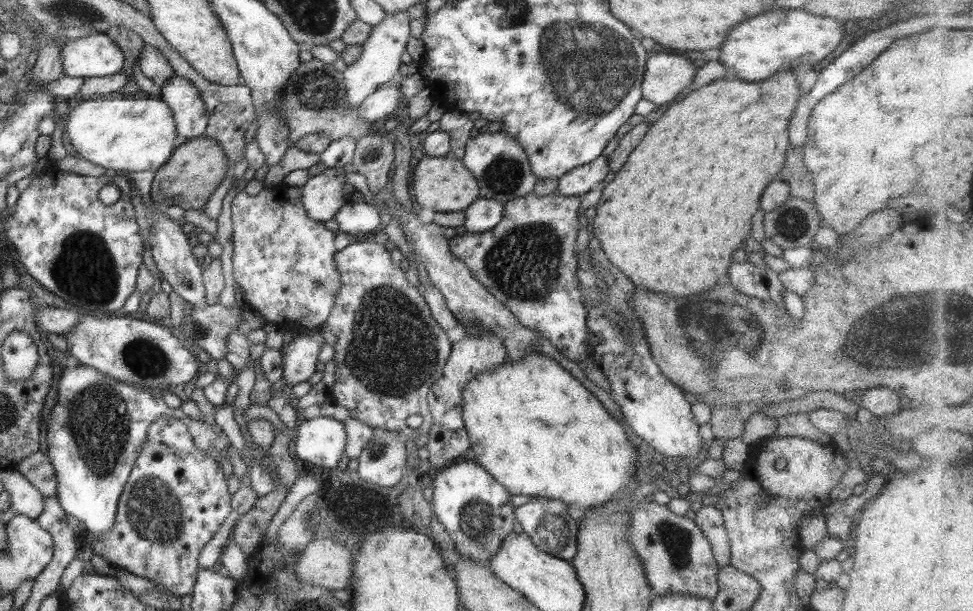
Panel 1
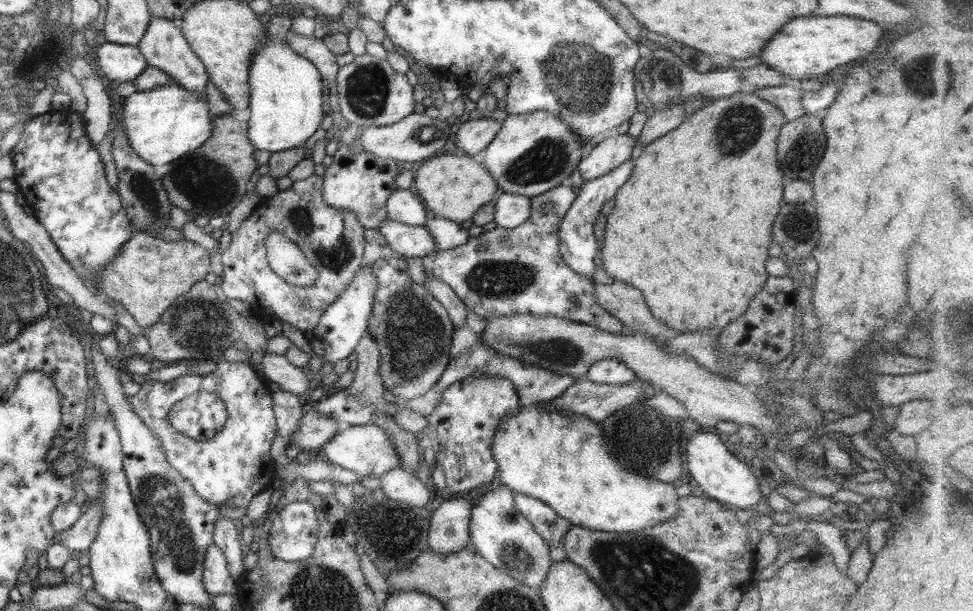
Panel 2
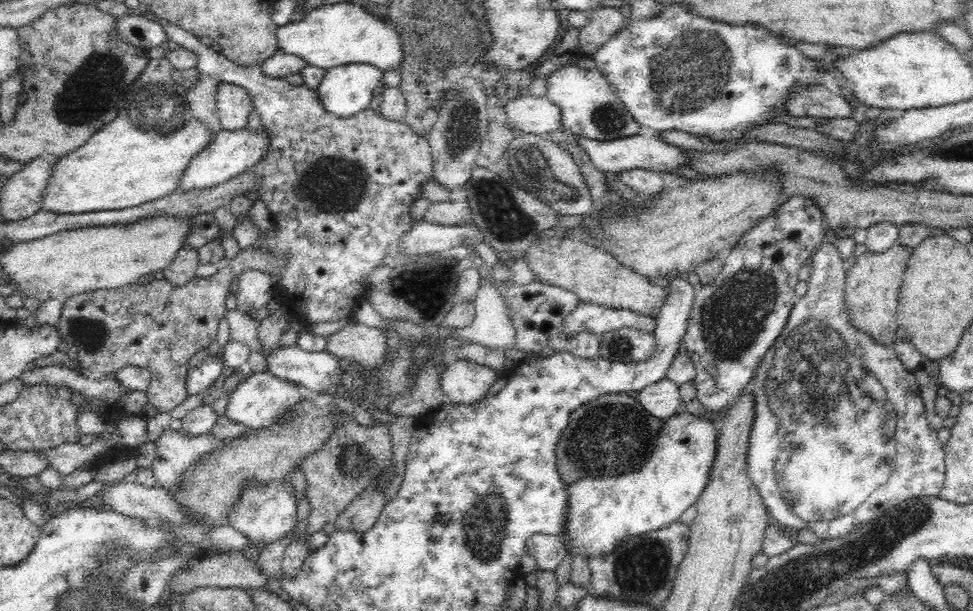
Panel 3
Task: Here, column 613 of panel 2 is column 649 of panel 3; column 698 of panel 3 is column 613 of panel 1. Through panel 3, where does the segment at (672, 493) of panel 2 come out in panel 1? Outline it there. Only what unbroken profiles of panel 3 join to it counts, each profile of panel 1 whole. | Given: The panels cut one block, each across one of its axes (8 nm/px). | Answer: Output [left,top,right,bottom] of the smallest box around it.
[462,351,639,511]

